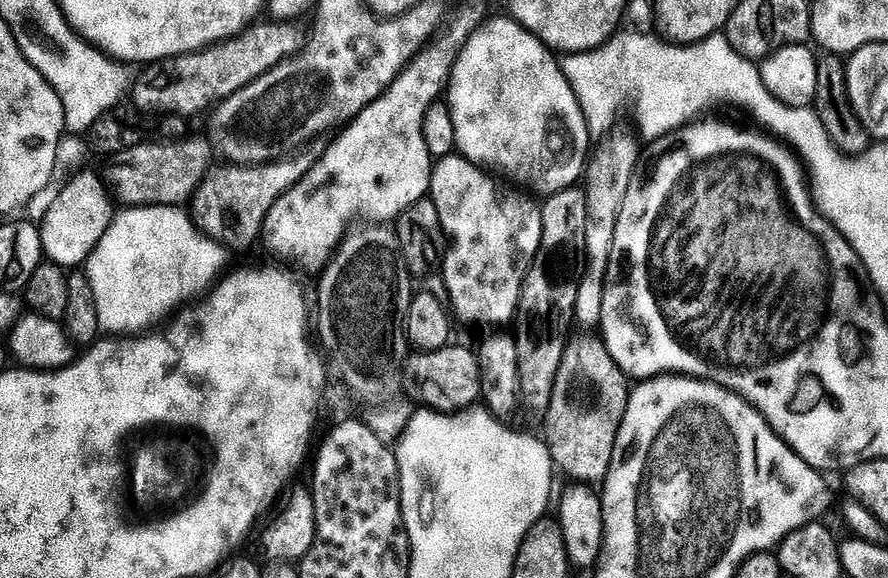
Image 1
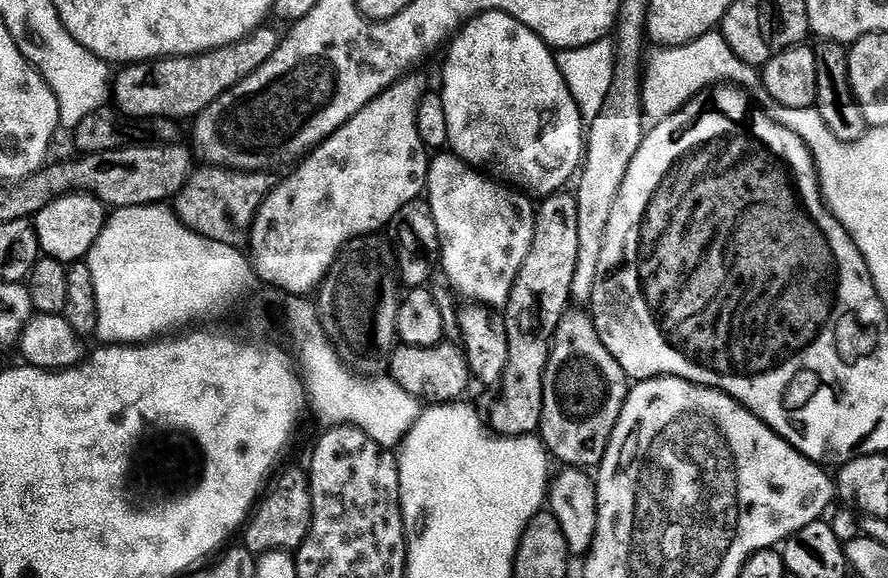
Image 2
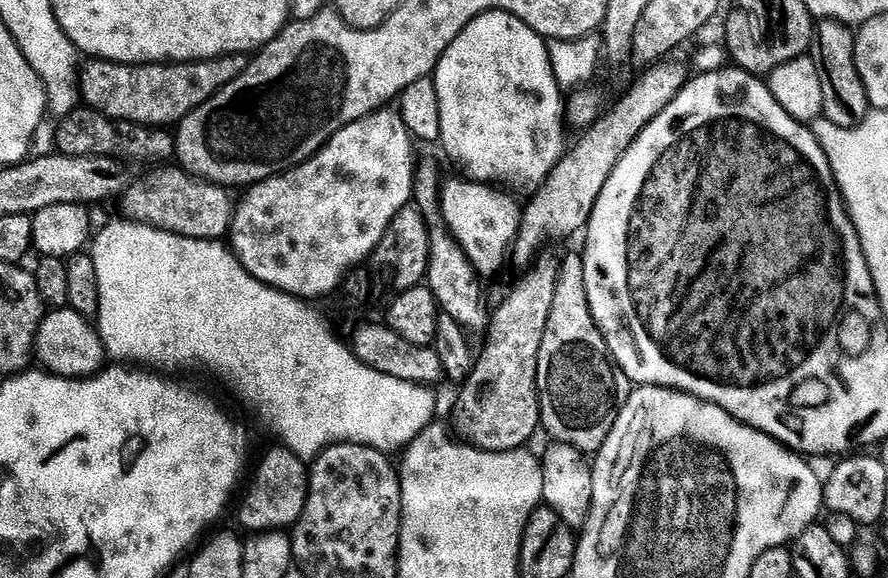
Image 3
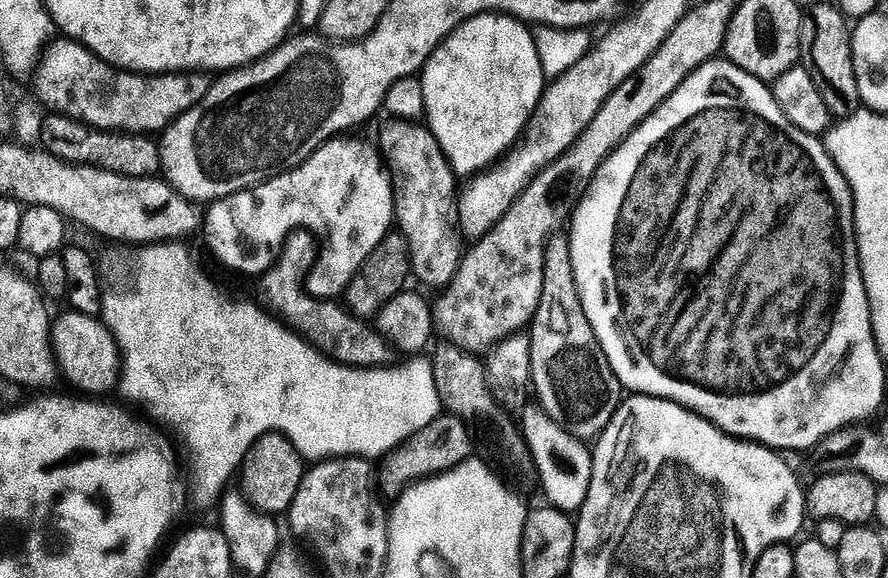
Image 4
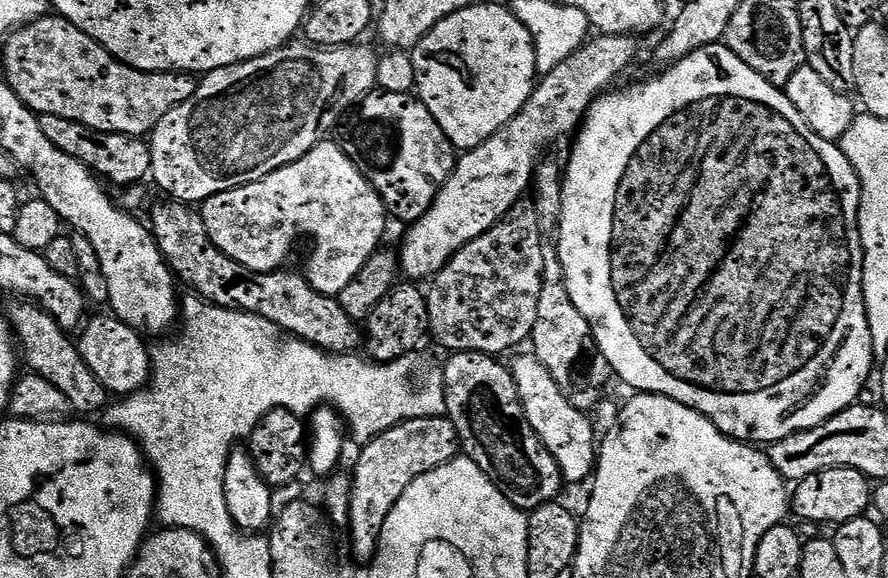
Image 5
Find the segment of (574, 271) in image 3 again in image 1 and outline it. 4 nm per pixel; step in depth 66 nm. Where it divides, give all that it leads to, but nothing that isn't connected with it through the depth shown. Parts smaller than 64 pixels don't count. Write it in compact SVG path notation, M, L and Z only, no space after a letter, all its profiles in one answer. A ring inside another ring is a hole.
M569 339L558 378L554 380L550 406L543 413L542 431L553 465L569 481L580 486L603 485L614 458L614 446L628 409L629 395L629 377L620 371L601 339Z

